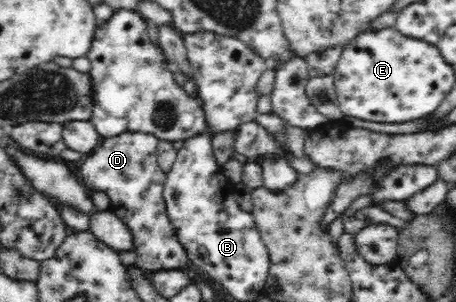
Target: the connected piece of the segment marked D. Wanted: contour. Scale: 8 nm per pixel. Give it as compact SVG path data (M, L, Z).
M124 131L122 135L102 139L80 167L82 183L91 192L104 191L110 199L109 211L122 219L132 232L132 250L137 253L136 267L148 271L178 270L187 265L186 250L178 241L167 217L163 187L166 172L156 162L159 140L148 132Z

